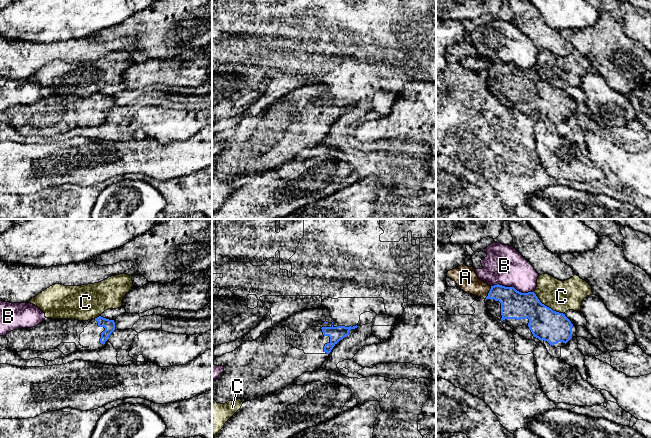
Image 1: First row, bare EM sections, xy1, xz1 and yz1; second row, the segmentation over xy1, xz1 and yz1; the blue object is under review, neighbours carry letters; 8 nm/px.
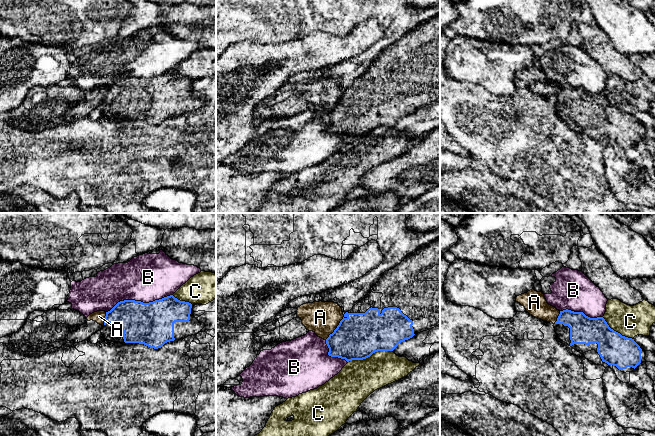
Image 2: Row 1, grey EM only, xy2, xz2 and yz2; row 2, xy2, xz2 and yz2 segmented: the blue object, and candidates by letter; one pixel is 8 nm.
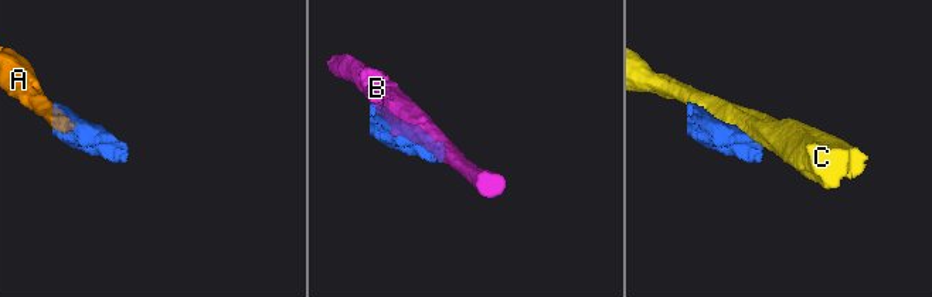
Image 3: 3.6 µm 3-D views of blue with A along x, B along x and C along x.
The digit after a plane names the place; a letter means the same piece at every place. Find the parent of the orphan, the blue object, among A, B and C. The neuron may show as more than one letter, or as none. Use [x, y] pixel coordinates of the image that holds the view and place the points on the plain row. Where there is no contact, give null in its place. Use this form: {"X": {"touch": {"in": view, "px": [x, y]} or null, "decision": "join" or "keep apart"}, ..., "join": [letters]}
{"A": {"touch": {"in": "xz2", "px": [337, 103]}, "decision": "keep apart"}, "B": {"touch": {"in": "xy2", "px": [139, 77]}, "decision": "keep apart"}, "C": {"touch": {"in": "xz2", "px": [370, 131]}, "decision": "keep apart"}, "join": []}

